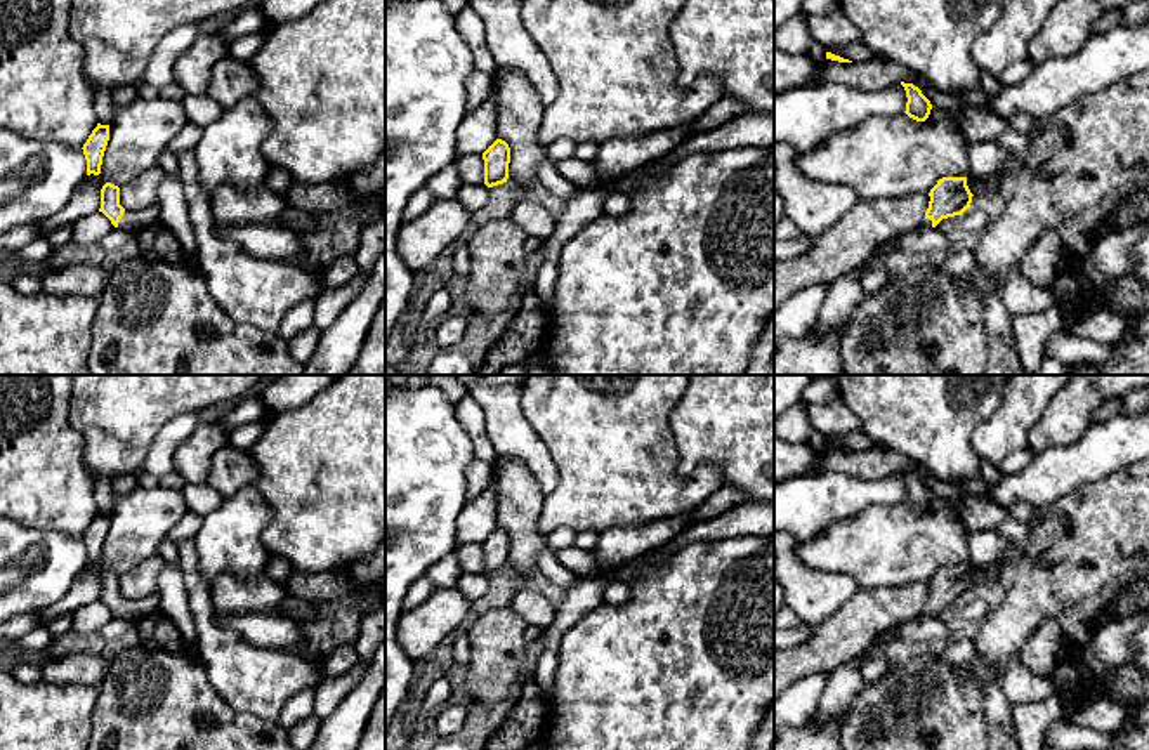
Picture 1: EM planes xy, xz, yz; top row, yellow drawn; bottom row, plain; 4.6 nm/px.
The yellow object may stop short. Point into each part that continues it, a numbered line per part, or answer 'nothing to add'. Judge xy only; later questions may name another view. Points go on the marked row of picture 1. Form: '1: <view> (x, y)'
1: xy (132, 221)

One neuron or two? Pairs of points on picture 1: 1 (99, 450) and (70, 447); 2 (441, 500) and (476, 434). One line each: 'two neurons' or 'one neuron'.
1: two neurons
2: two neurons

